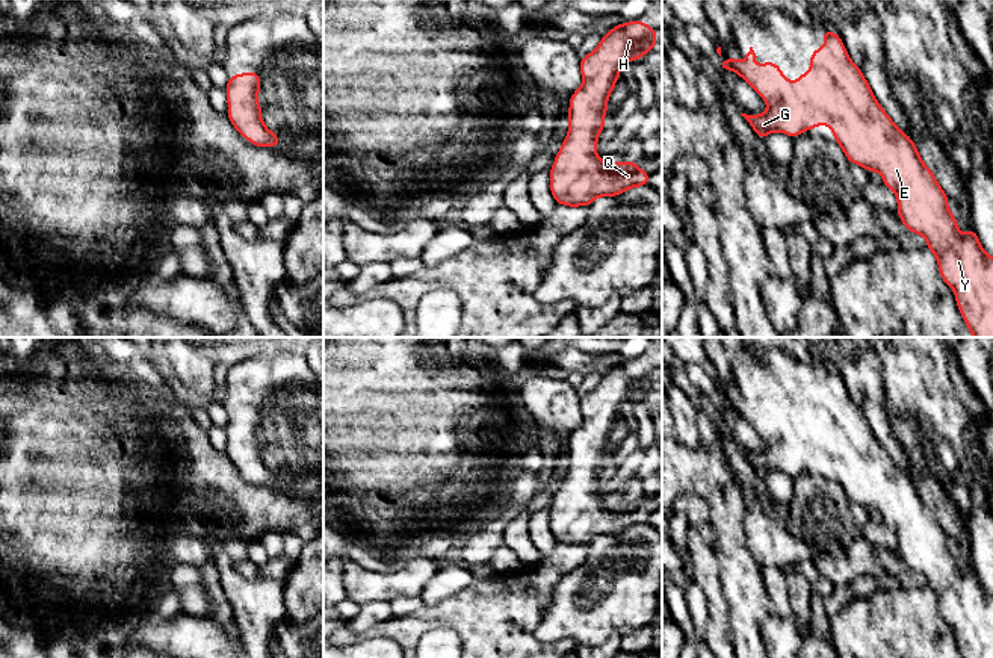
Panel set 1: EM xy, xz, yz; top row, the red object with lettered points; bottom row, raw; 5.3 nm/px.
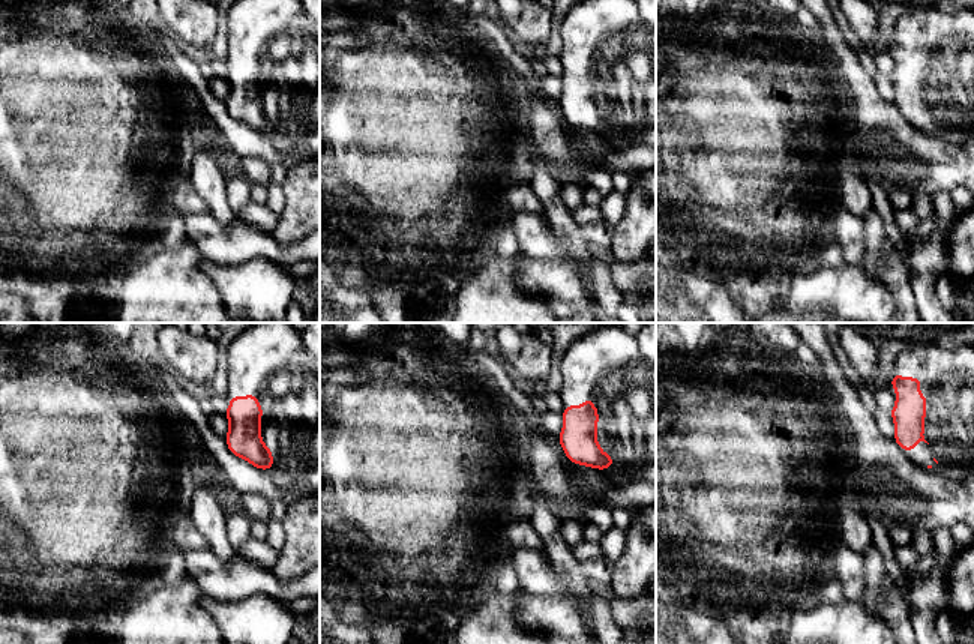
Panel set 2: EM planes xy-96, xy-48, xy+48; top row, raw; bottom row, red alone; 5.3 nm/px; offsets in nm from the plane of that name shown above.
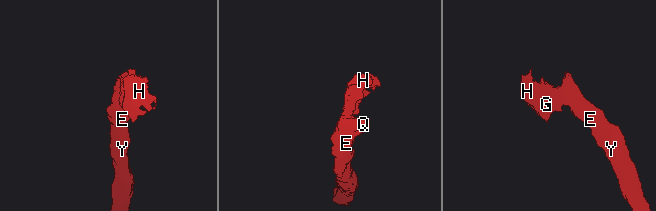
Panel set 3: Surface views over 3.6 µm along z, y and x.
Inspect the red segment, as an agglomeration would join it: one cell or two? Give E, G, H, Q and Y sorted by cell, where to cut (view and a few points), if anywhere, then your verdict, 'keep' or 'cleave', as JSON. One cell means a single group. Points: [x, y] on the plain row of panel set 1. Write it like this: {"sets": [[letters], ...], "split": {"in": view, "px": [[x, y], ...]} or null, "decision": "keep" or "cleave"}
{"sets": [["E", "G", "H", "Q", "Y"]], "split": null, "decision": "keep"}

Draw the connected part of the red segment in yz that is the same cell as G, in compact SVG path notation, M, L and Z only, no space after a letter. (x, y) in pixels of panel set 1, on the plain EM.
M834 369L821 371L827 381L810 392L810 410L800 413L797 421L787 421L780 402L768 398L760 405L753 386L745 399L729 395L718 405L735 410L768 442L768 449L759 454L741 452L760 478L771 470L781 470L797 478L800 472L827 463L834 472L834 481L843 489L849 502L866 510L878 510L883 523L895 531L898 555L902 563L926 578L926 587L937 596L943 620L955 631L957 646L963 658L993 658L993 596L988 594L973 566L966 575L949 549L948 534L923 502L910 475L907 475L877 440L862 408L851 399L842 377Z

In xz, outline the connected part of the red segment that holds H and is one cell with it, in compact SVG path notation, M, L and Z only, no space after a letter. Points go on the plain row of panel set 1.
M641 357L621 362L602 375L594 390L580 396L582 425L570 436L568 473L555 495L555 504L549 508L550 531L556 543L570 546L591 545L599 535L617 535L632 526L648 523L650 514L636 499L606 502L595 486L599 472L605 467L609 433L614 430L626 401L636 399L656 386L657 372Z

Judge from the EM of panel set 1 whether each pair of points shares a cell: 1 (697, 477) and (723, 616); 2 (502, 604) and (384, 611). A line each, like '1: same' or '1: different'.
1: different
2: different

